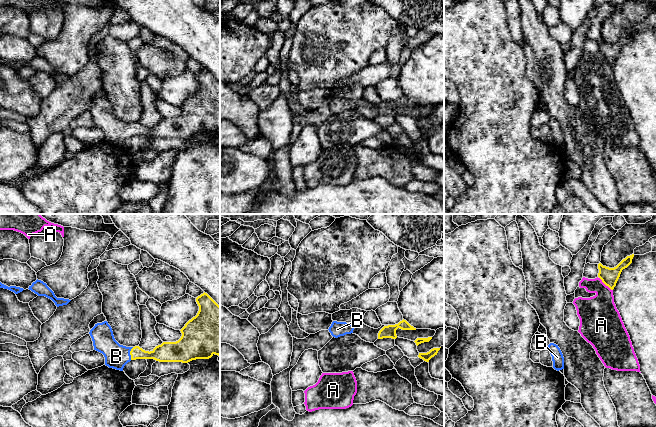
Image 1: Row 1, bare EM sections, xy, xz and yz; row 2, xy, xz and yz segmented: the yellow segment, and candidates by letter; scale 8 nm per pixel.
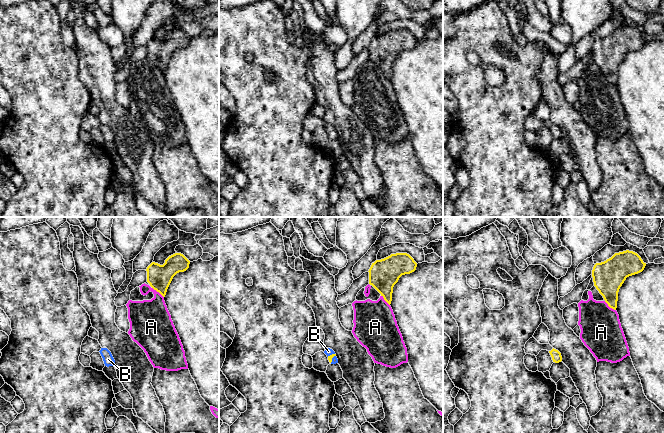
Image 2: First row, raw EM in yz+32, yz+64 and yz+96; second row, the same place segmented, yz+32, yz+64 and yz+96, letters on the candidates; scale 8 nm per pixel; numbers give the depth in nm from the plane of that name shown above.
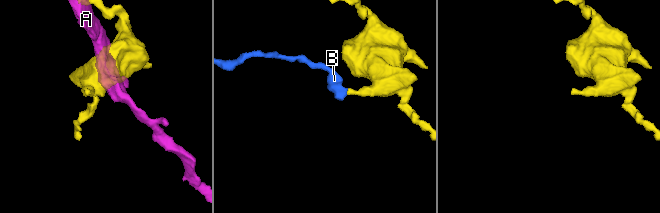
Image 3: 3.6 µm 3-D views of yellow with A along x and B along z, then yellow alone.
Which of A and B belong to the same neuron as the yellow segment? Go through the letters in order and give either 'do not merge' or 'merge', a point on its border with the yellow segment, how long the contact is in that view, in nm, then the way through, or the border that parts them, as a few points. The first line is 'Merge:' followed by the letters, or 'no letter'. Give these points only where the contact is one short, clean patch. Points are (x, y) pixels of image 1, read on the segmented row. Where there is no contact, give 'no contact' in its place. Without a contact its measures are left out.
Merge: B
A: do not merge; contact yz (605, 284); length 160 nm
B: merge; contact xy (130, 353); length 110 nm; way xy (161, 353), (130, 353), (116, 356)

